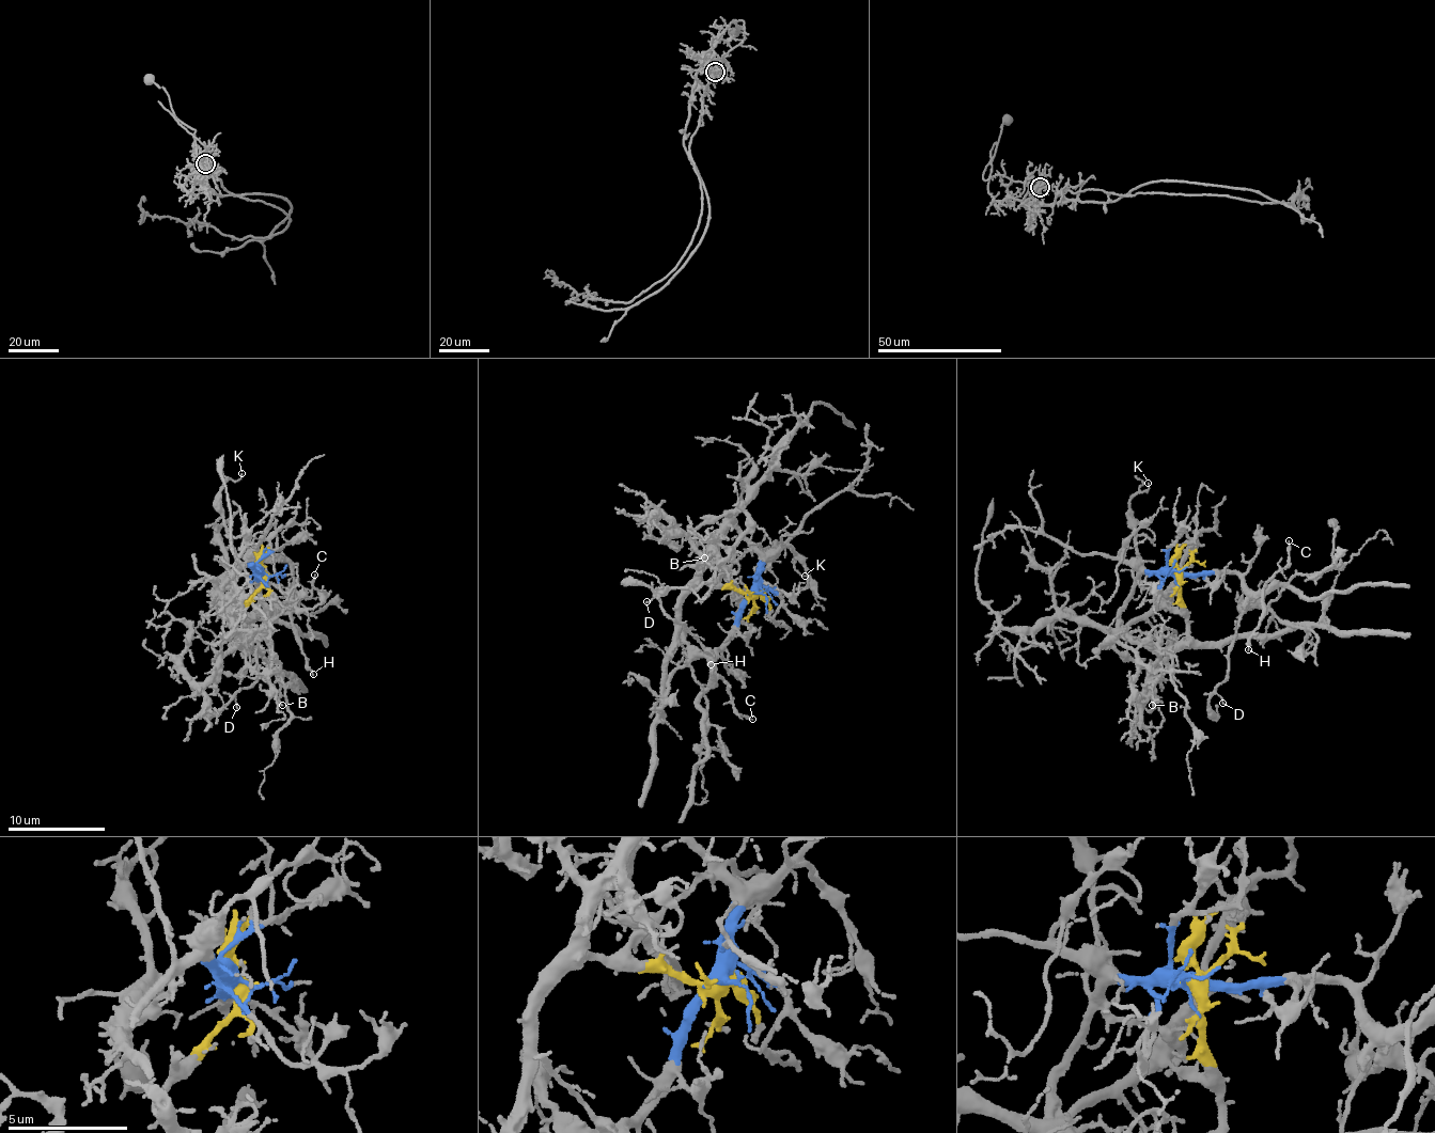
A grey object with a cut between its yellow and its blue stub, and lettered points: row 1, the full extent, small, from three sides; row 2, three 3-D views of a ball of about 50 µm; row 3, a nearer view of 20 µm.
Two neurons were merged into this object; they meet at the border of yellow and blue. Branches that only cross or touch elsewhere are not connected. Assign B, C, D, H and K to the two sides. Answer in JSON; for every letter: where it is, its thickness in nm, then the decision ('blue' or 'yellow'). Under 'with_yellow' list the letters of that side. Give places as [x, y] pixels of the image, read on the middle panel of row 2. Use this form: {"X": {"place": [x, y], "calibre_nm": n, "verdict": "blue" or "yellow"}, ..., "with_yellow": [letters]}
{"B": {"place": [704, 557], "calibre_nm": 130, "verdict": "yellow"}, "C": {"place": [752, 719], "calibre_nm": 160, "verdict": "blue"}, "D": {"place": [646, 601], "calibre_nm": 120, "verdict": "blue"}, "H": {"place": [711, 664], "calibre_nm": 170, "verdict": "blue"}, "K": {"place": [805, 576], "calibre_nm": 90, "verdict": "blue"}, "with_yellow": ["B"]}

